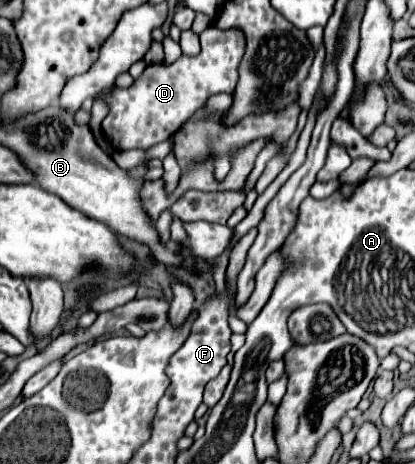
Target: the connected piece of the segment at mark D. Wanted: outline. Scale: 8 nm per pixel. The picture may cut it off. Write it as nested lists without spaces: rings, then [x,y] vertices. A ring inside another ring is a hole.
[[[210,25],[200,33],[200,43],[202,43],[202,51],[196,57],[182,55],[178,61],[174,61],[170,65],[166,65],[166,63],[148,65],[144,69],[144,73],[130,87],[126,87],[126,89],[116,87],[110,93],[110,97],[108,97],[110,113],[102,121],[102,133],[106,135],[106,139],[110,141],[110,145],[114,149],[148,149],[156,143],[162,143],[198,107],[202,107],[202,103],[206,103],[208,97],[218,95],[218,93],[234,93],[236,83],[238,83],[238,65],[244,55],[244,35],[238,29],[224,31],[224,29],[218,29],[216,25]]]

